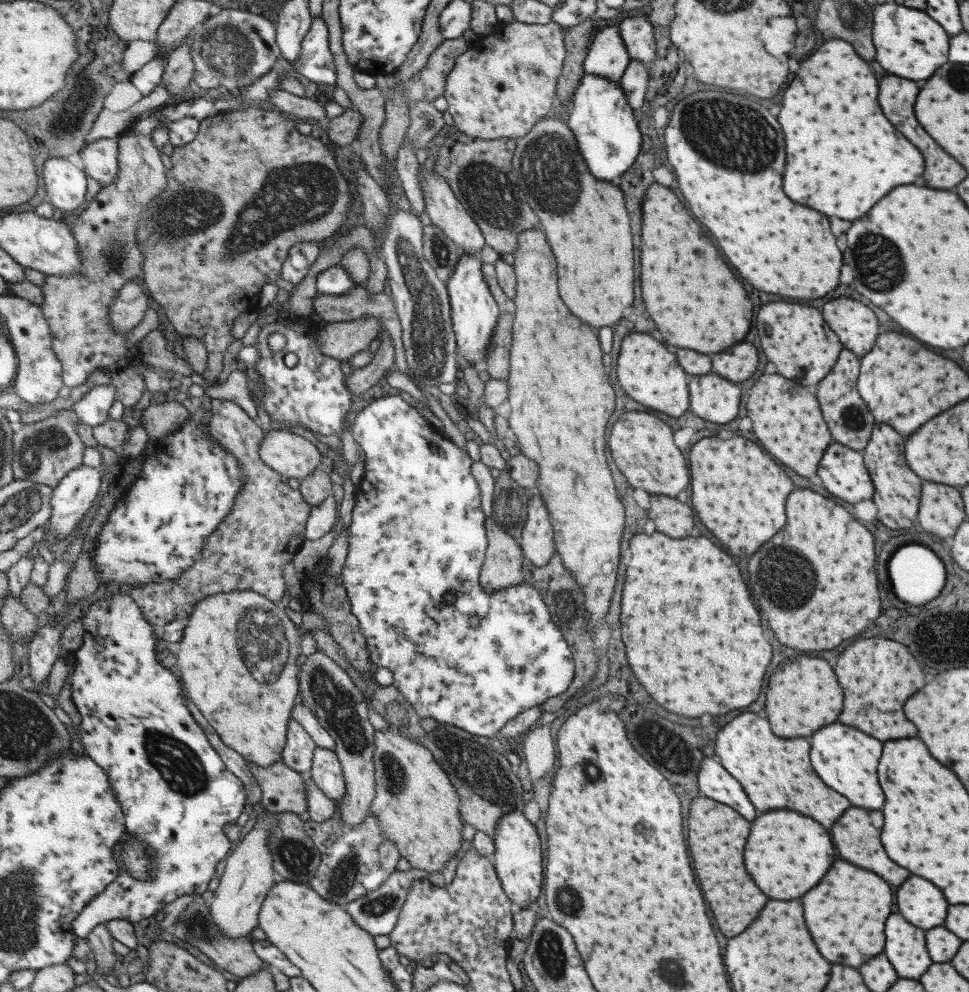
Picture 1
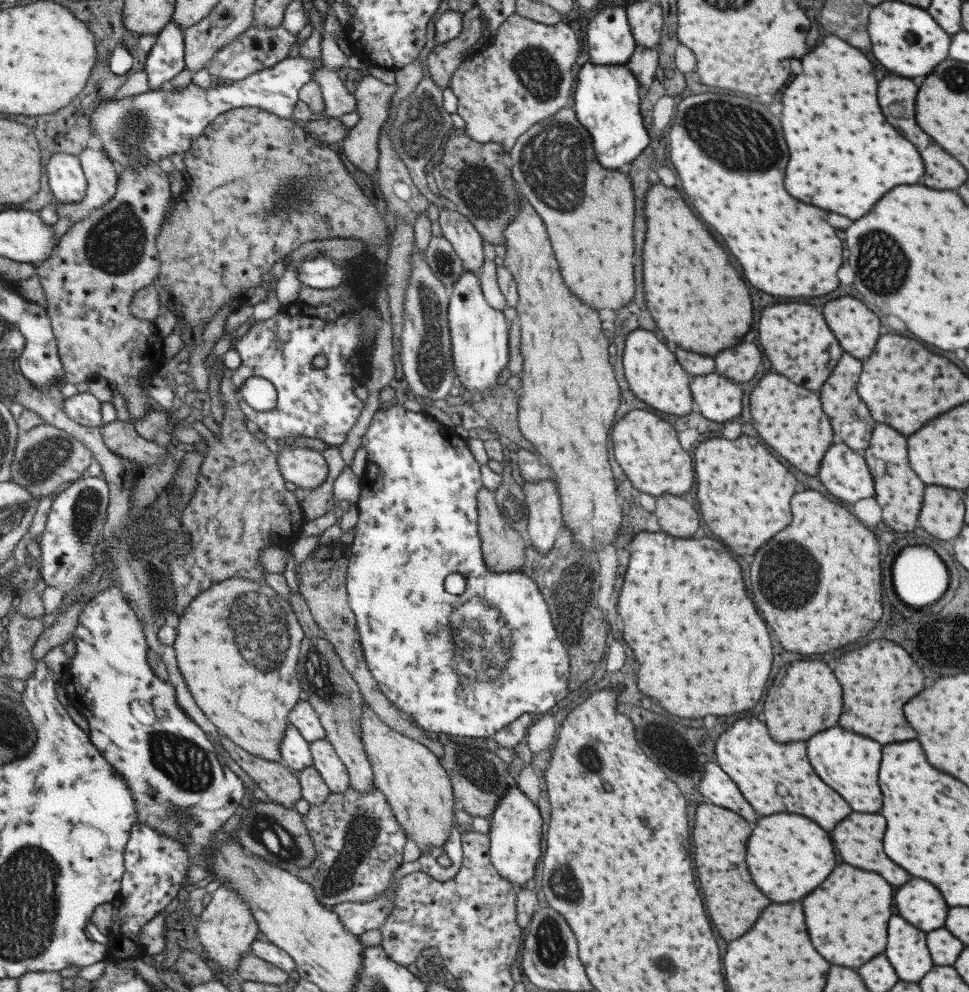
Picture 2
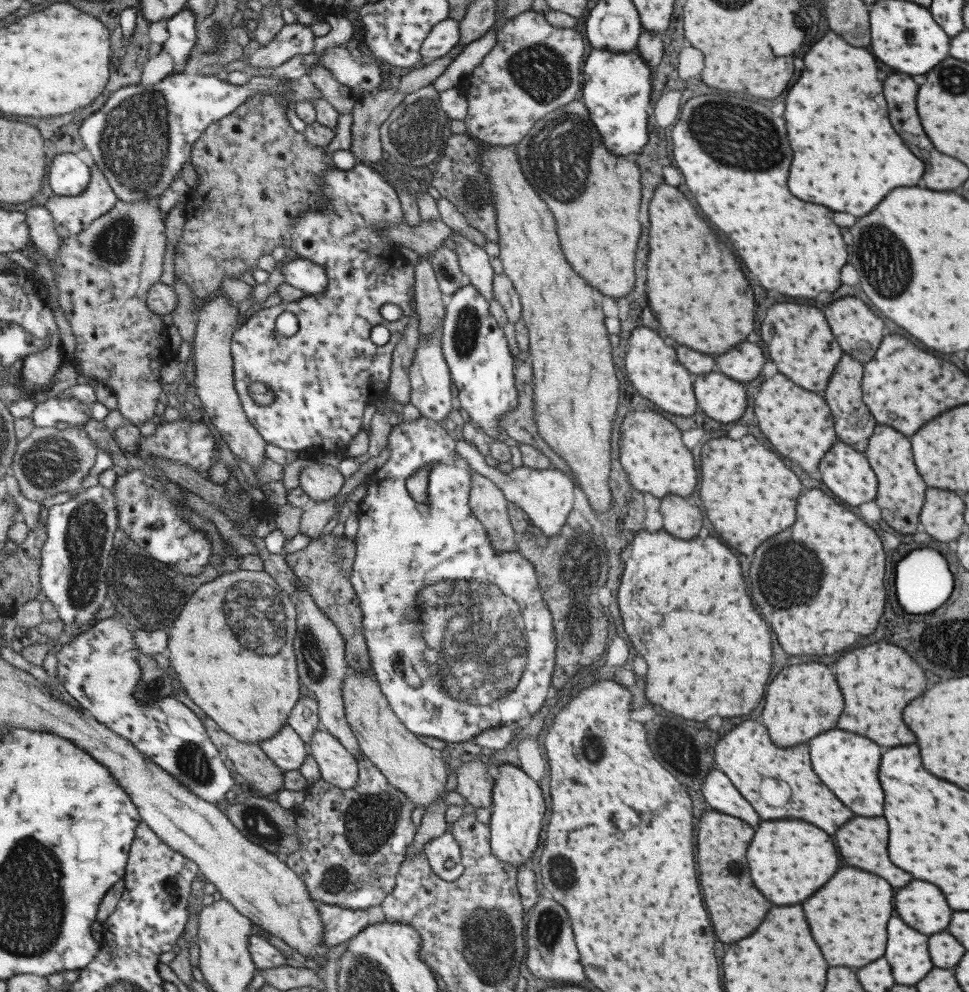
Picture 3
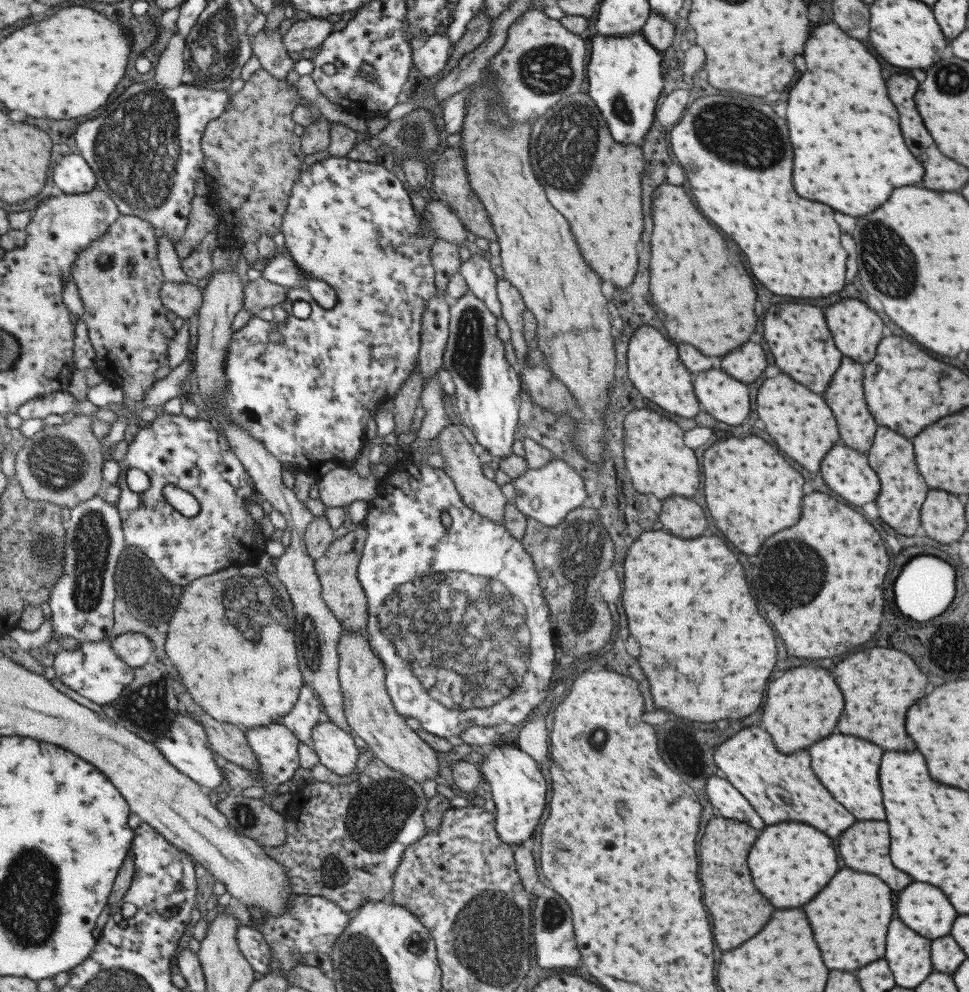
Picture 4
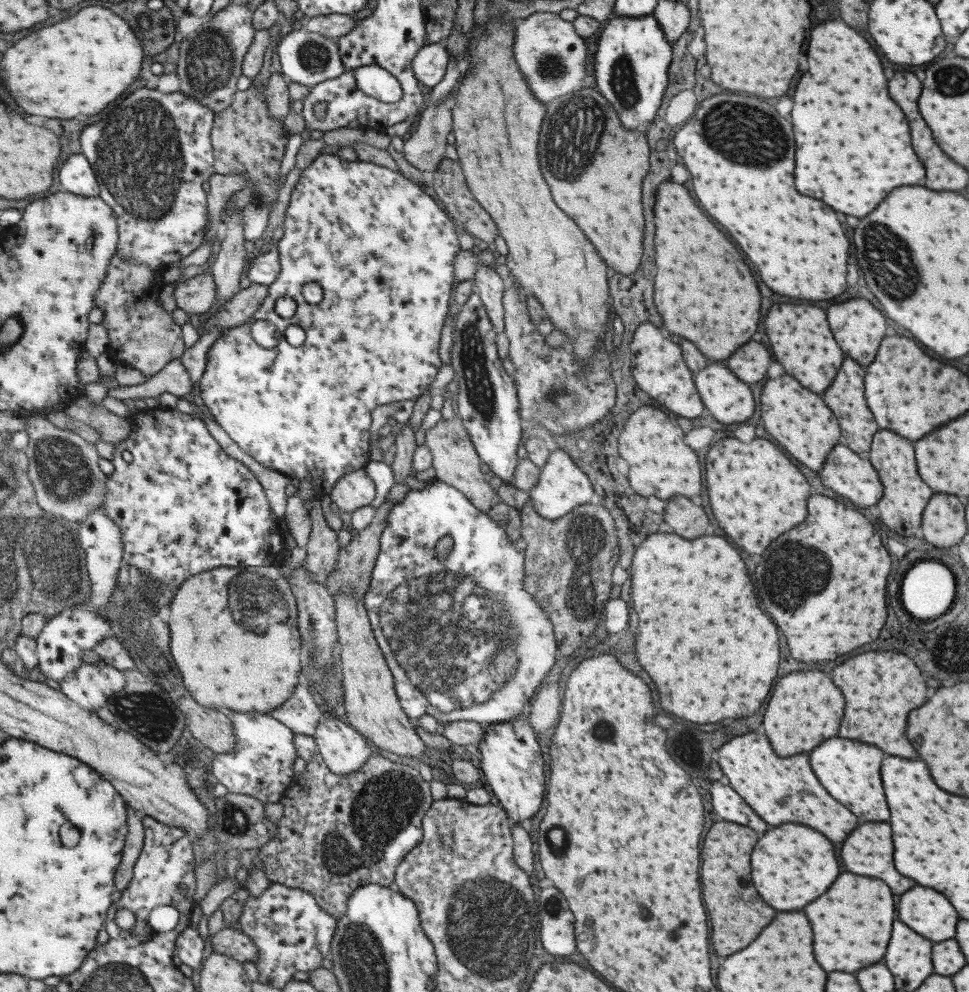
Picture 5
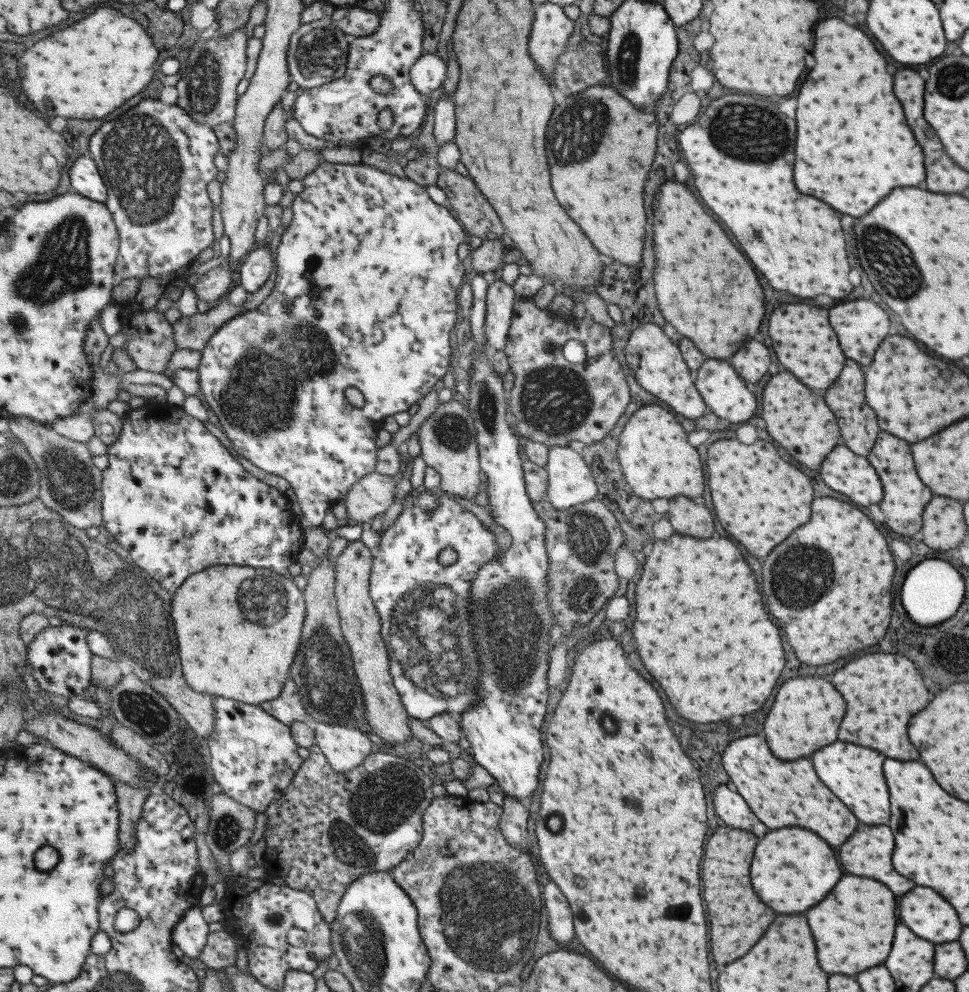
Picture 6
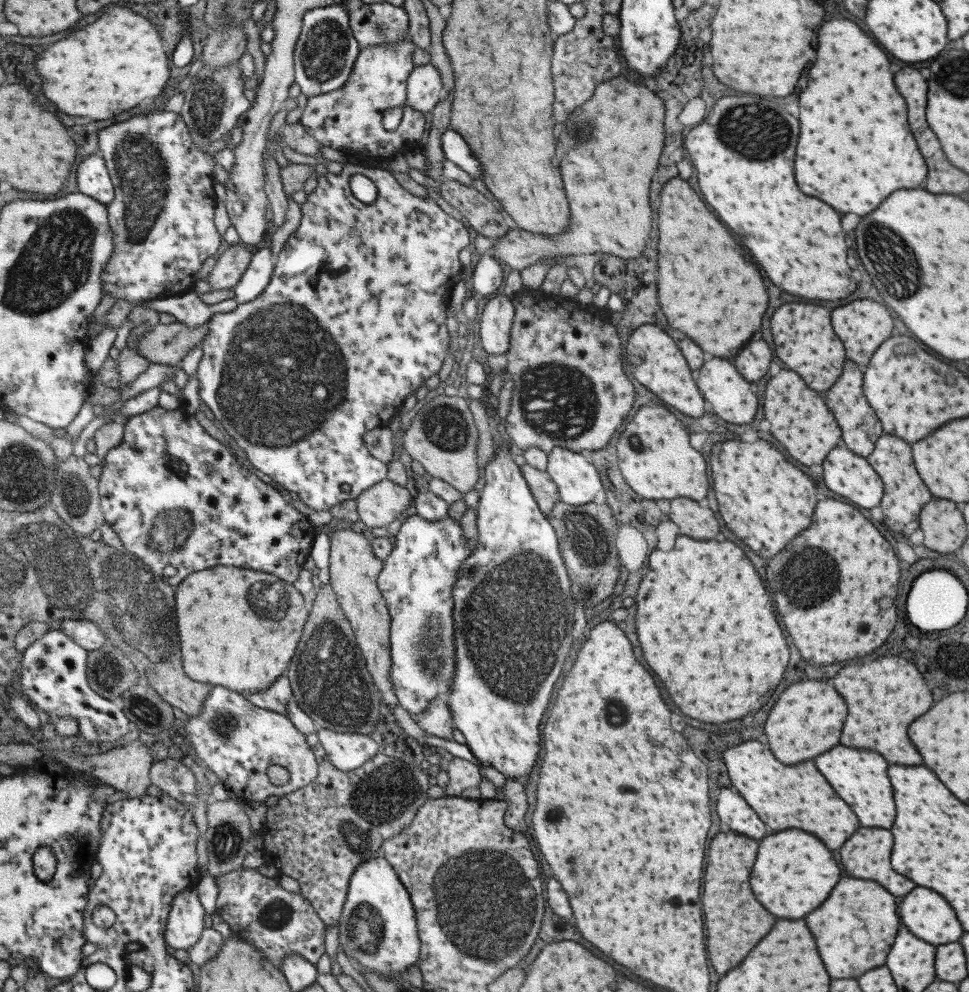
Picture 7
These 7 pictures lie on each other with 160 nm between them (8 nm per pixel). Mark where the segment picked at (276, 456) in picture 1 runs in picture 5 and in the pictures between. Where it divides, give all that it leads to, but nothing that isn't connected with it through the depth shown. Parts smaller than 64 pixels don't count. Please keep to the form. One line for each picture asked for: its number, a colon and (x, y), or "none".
2: (306, 468)
3: (319, 481)
4: (342, 486)
5: (357, 489)

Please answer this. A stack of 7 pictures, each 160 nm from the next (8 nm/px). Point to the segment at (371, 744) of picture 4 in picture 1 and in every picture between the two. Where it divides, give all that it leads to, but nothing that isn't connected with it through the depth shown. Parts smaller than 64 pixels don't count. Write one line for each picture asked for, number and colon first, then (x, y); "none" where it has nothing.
1: (417, 804)
2: (416, 783)
3: (417, 769)

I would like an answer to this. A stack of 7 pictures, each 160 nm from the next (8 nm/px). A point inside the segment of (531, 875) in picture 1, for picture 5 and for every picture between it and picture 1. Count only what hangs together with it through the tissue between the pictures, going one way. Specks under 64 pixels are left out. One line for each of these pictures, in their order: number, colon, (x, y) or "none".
2: (515, 827)
3: (517, 808)
4: (514, 784)
5: (511, 763)

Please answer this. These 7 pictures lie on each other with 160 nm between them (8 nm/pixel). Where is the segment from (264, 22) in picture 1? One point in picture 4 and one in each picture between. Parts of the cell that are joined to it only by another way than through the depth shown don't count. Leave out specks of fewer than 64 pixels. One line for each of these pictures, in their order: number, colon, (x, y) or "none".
2: (260, 47)
3: (294, 39)
4: (310, 33)

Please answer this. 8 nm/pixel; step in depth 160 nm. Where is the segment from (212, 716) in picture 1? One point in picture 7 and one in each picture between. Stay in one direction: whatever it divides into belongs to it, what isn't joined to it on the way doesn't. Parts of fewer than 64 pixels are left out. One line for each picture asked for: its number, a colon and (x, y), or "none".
2: (250, 702)
3: (233, 648)
4: (220, 651)
5: (235, 632)
6: (240, 627)
7: (241, 628)

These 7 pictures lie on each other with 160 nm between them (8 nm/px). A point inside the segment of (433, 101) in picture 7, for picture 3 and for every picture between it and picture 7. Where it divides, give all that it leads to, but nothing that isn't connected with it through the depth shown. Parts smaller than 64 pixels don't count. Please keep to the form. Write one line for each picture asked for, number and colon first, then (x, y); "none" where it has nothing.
3: (446, 35)
4: (430, 58)
5: (431, 63)
6: (429, 72)

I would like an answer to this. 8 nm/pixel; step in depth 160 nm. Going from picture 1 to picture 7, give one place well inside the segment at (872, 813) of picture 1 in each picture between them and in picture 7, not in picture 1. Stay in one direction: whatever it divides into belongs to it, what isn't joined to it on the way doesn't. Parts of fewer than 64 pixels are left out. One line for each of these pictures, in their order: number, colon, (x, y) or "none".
2: (857, 839)
3: (862, 842)
4: (863, 847)
5: (867, 851)
6: (866, 853)
7: (865, 855)

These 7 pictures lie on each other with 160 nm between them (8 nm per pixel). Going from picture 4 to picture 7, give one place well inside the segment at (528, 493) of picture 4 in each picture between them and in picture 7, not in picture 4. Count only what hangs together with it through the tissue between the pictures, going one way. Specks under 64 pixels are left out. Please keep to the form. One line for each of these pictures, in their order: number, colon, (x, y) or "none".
5: (562, 485)
6: (570, 483)
7: (577, 482)

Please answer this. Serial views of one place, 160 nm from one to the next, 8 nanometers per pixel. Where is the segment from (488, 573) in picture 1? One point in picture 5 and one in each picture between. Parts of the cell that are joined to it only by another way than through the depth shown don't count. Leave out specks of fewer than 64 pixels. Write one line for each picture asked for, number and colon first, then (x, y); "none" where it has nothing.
2: (503, 548)
3: (487, 502)
4: (462, 463)
5: (456, 461)

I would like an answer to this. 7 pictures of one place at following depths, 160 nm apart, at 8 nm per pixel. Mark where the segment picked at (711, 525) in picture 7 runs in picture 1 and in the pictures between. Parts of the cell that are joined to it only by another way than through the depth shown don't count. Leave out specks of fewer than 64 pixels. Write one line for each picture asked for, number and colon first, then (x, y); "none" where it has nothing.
1: (670, 517)
2: (675, 516)
3: (679, 519)
4: (681, 517)
5: (686, 519)
6: (686, 517)

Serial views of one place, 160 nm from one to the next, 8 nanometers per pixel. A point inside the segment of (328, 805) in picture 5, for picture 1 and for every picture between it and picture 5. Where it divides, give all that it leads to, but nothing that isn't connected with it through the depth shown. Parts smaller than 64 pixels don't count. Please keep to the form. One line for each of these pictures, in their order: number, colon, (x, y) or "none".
1: (356, 860)
2: (359, 841)
3: (353, 841)
4: (345, 844)

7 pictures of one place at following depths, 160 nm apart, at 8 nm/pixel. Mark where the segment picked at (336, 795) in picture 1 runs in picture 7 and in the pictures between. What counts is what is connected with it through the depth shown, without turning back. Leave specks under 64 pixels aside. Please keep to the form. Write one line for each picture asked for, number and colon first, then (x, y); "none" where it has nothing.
2: (327, 761)
3: (338, 766)
4: (336, 747)
5: (345, 750)
6: (346, 748)
7: (348, 751)

